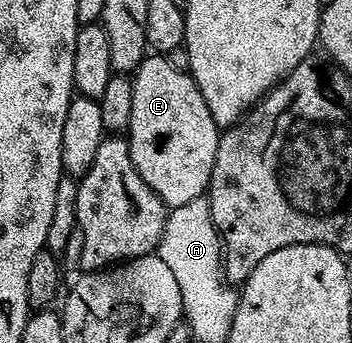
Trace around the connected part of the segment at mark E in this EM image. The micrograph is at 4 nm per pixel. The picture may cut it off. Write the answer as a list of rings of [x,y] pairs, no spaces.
[[[165,54],[146,55],[137,71],[132,73],[131,122],[127,129],[127,139],[131,162],[135,162],[139,178],[143,178],[143,182],[155,190],[166,209],[172,210],[206,195],[221,132],[215,118],[211,118],[211,110],[207,110],[207,102],[203,102],[203,94],[192,76],[184,67],[176,68],[169,60],[172,59]]]

